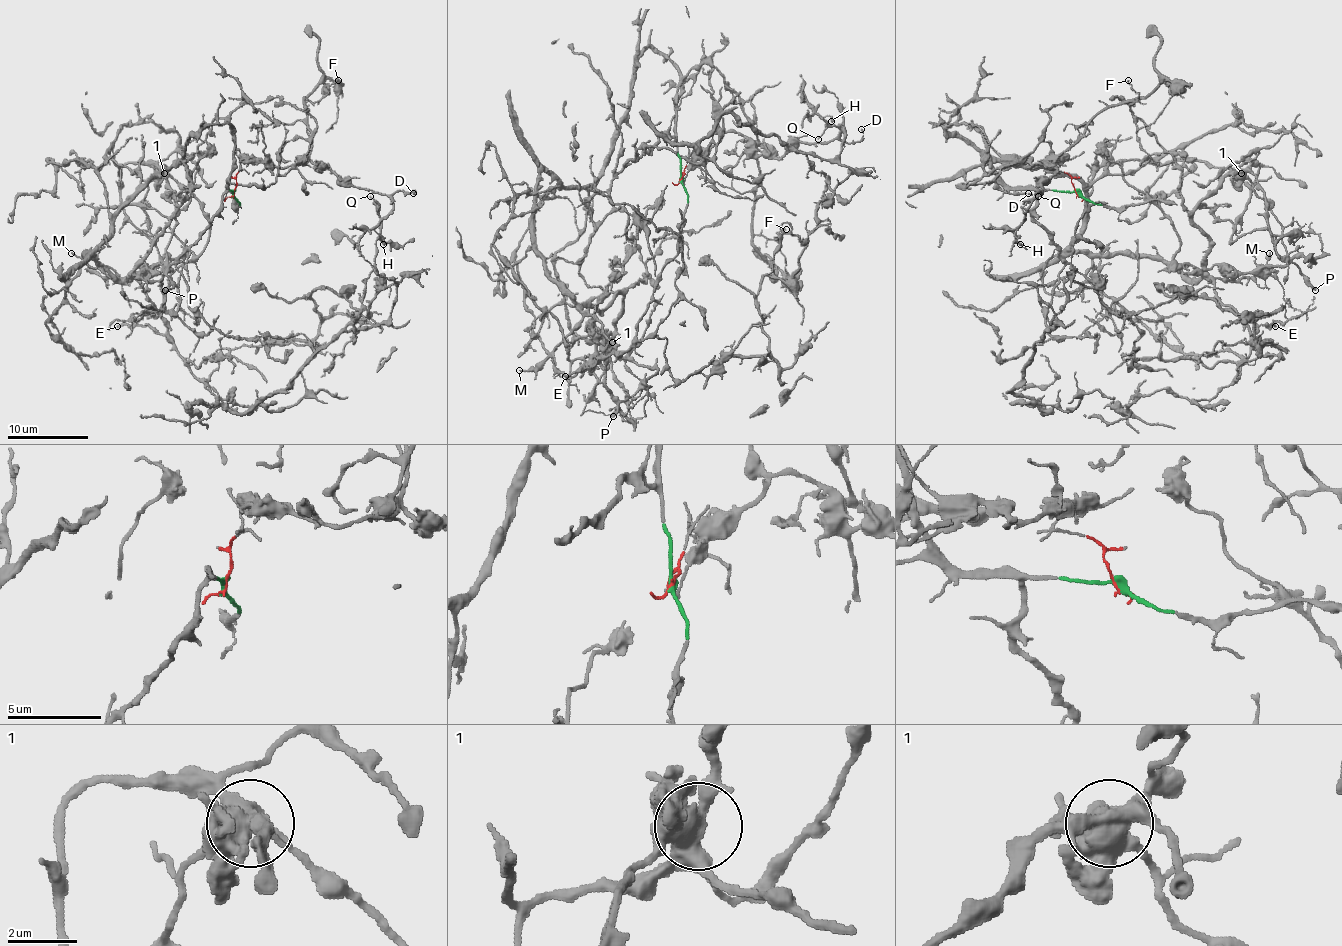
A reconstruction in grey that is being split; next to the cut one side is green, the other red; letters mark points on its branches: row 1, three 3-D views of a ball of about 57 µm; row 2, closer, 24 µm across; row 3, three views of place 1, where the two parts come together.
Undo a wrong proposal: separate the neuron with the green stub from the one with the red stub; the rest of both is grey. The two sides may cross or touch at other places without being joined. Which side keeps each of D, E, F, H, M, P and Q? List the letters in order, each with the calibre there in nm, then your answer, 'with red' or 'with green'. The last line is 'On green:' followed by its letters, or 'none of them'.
D: calibre 120 nm; with red
E: calibre 200 nm; with green
F: calibre 110 nm; with red
H: calibre 110 nm; with red
M: calibre 160 nm; with green
P: calibre 240 nm; with green
Q: calibre 110 nm; with red
On green: E, M, P

